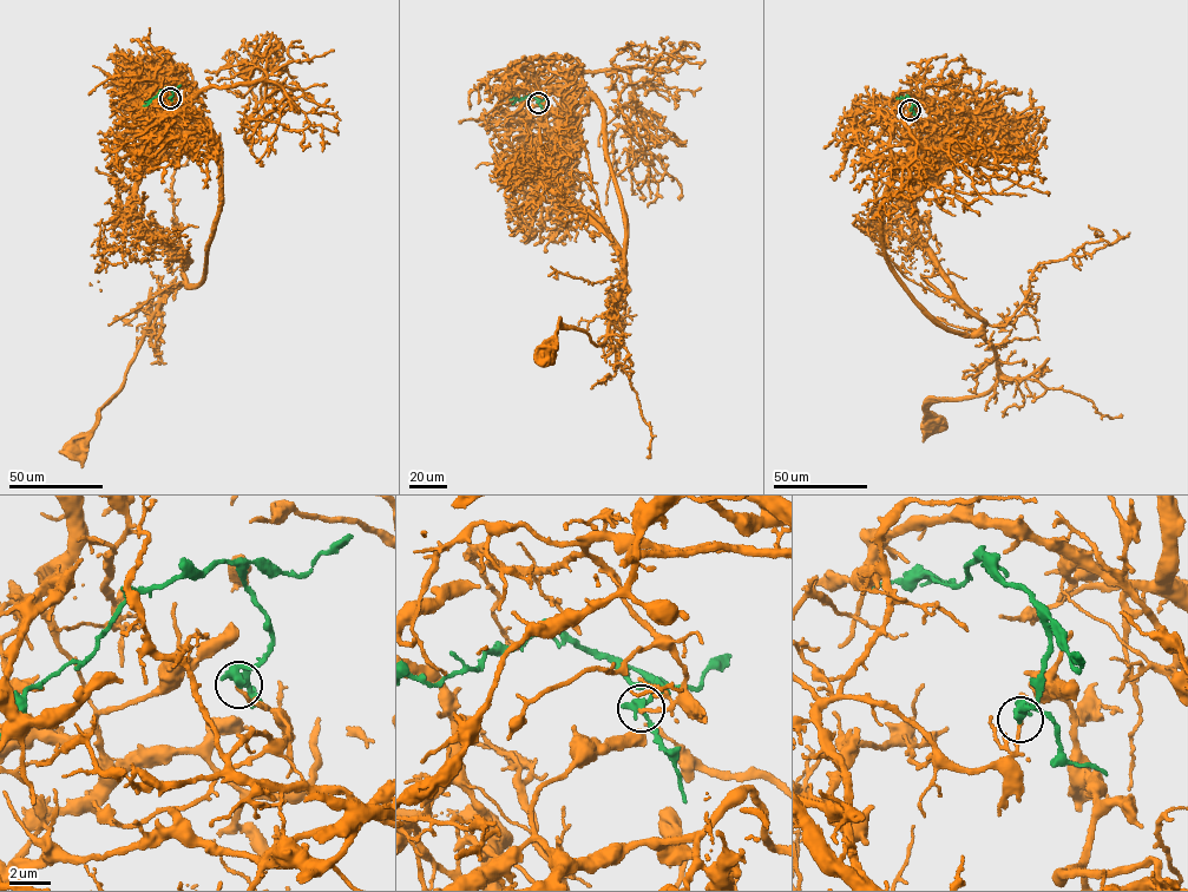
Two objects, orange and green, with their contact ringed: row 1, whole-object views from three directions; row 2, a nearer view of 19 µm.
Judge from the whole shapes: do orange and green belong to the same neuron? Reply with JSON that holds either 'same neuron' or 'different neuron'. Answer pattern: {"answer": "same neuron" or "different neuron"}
{"answer": "different neuron"}

